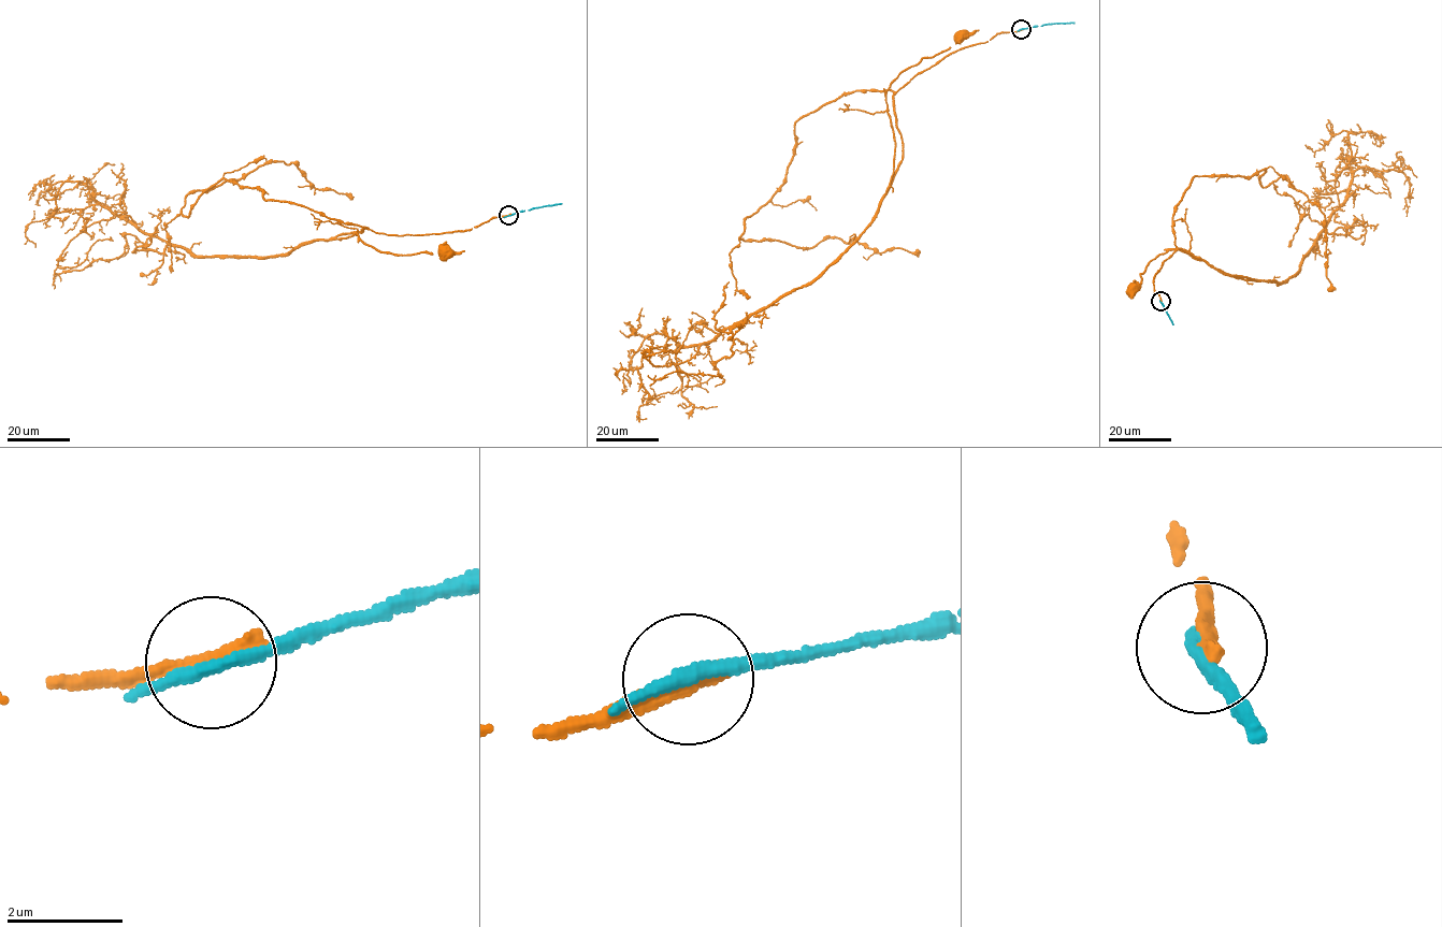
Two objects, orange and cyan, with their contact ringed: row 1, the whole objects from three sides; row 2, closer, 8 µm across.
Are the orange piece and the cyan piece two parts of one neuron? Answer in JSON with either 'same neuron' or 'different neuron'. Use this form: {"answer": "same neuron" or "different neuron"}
{"answer": "different neuron"}

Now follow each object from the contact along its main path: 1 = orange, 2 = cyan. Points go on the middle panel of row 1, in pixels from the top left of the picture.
1: (1021, 29), (954, 51), (894, 96), (903, 155), (888, 189), (895, 147), (885, 91), (957, 37)
2: (1021, 29), (1073, 23)

